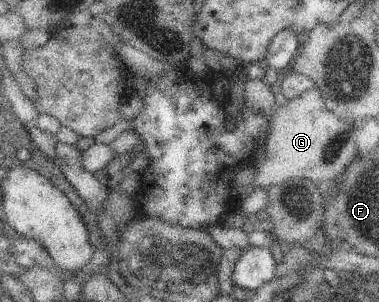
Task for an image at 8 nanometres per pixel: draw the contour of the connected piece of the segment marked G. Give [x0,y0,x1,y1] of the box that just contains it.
[256,88,360,190]

